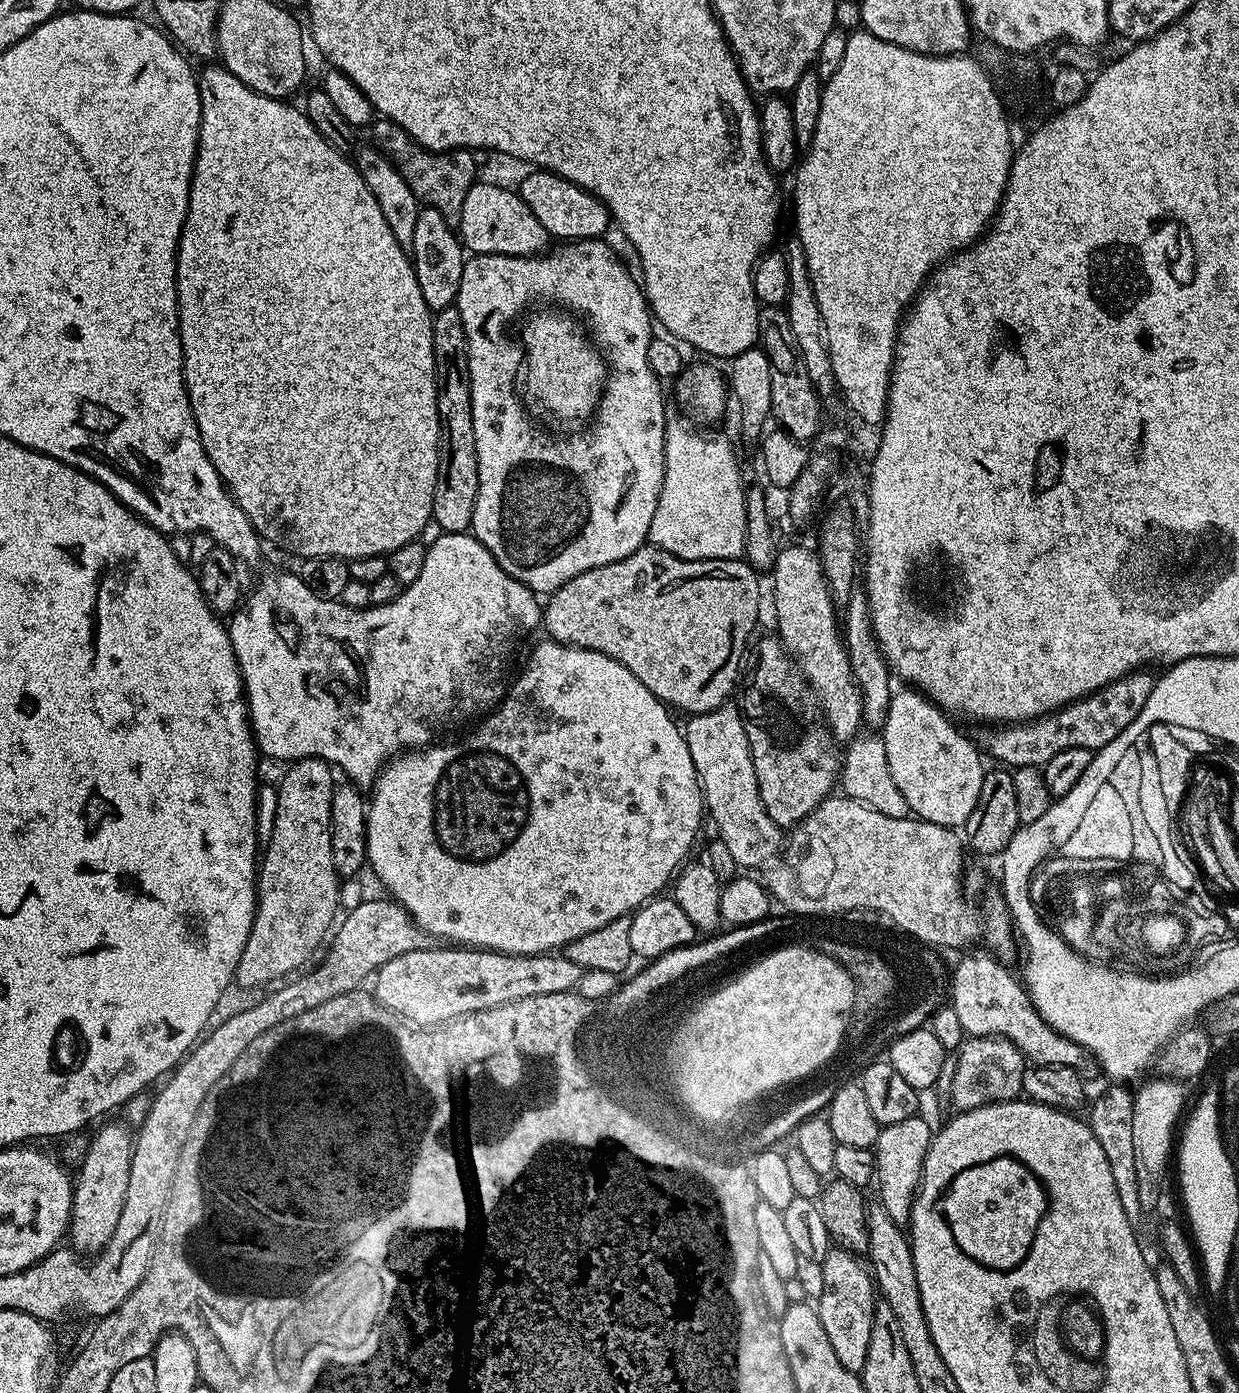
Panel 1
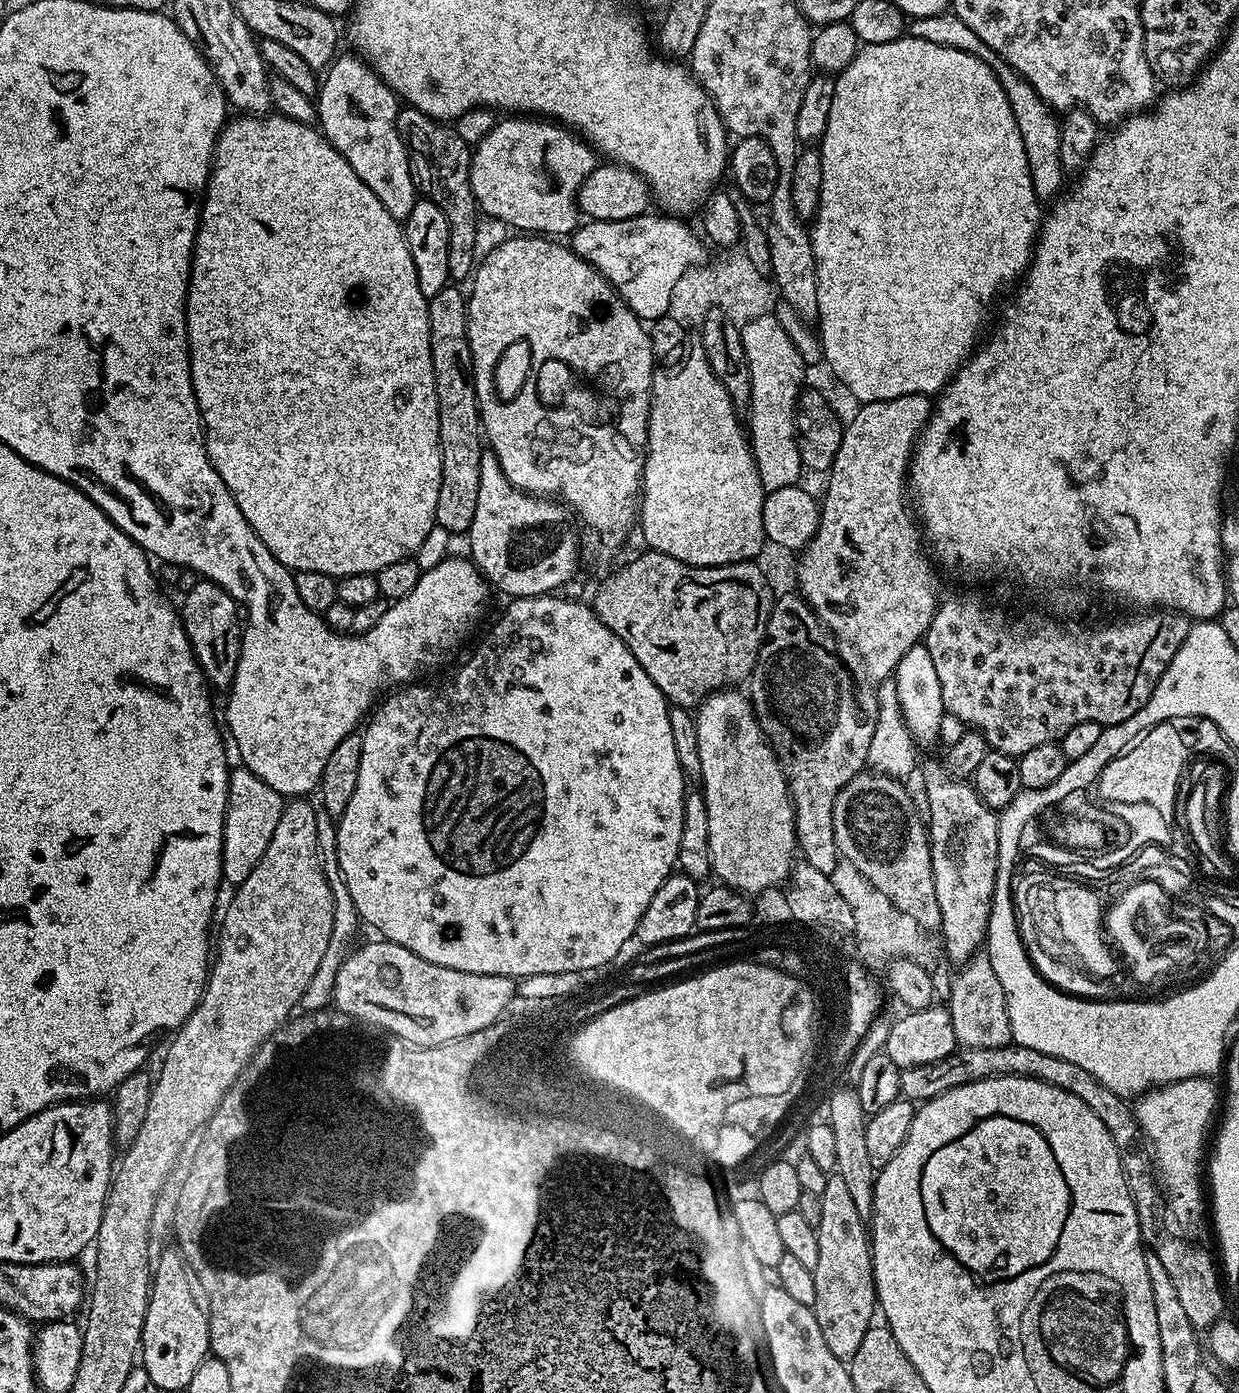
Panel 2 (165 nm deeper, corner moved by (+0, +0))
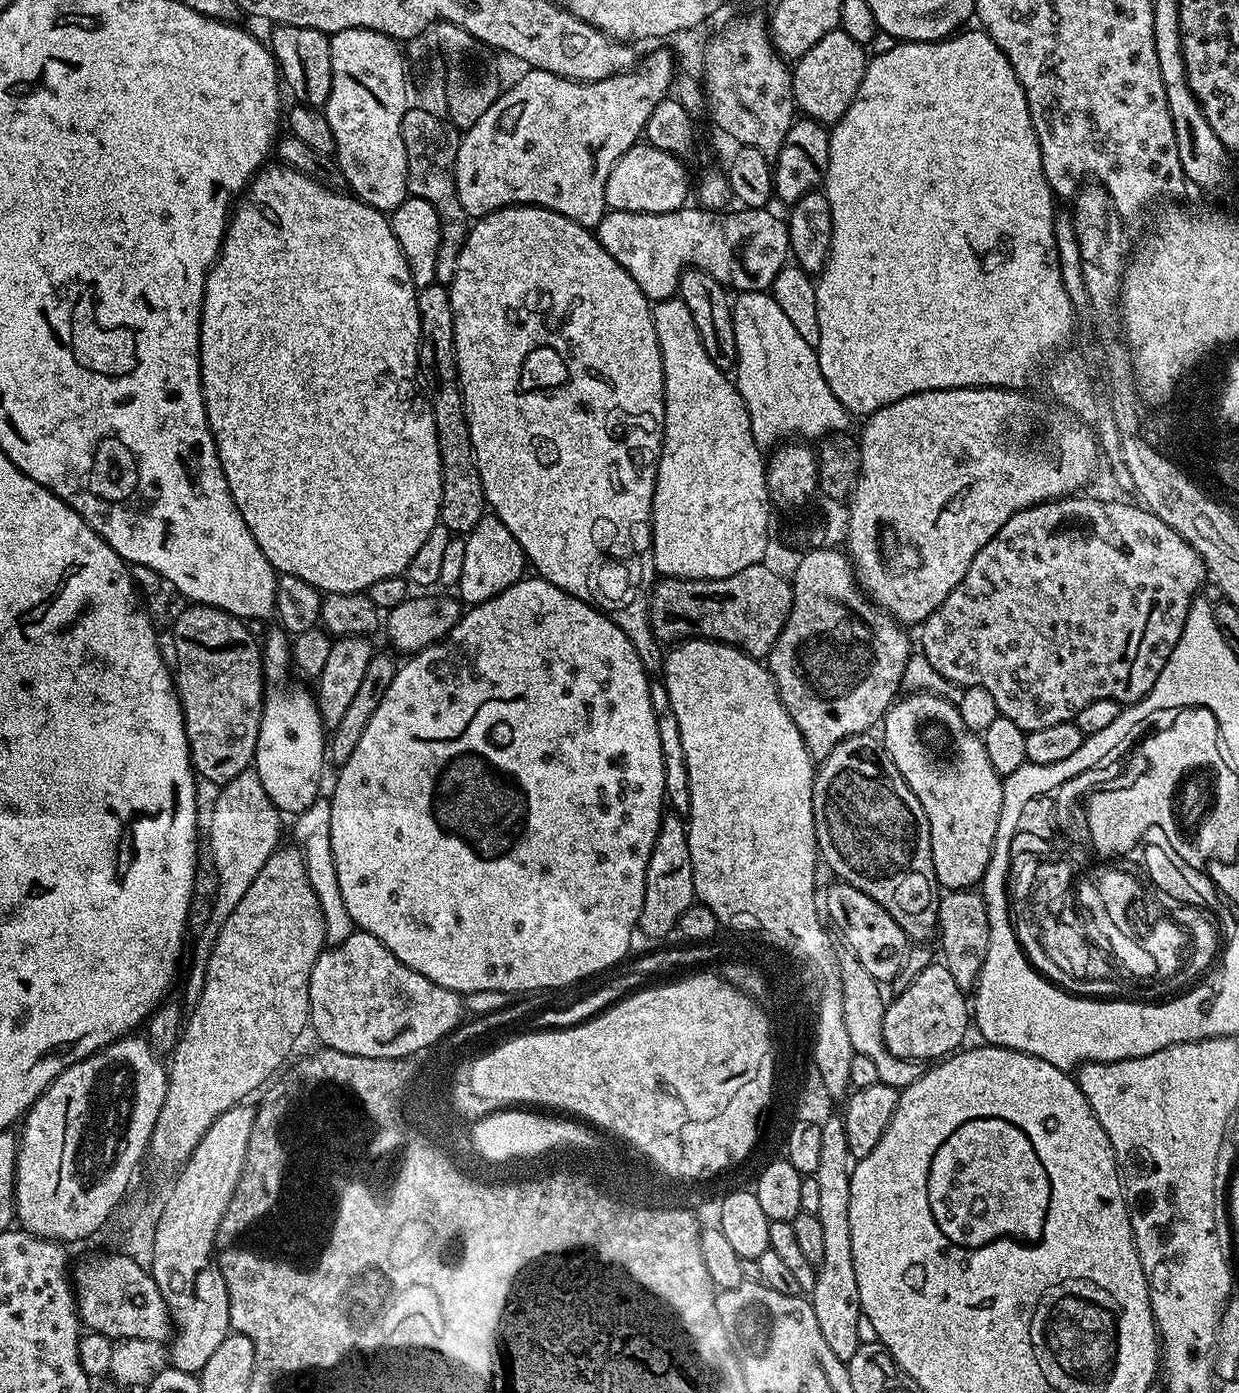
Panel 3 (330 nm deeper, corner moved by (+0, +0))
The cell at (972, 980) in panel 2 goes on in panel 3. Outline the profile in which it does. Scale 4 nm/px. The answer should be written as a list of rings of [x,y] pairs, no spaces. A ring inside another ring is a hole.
[[[975,889],[945,891],[939,899],[938,921],[942,963],[961,991],[971,991],[979,981],[982,962],[989,950],[989,912],[983,895]]]

